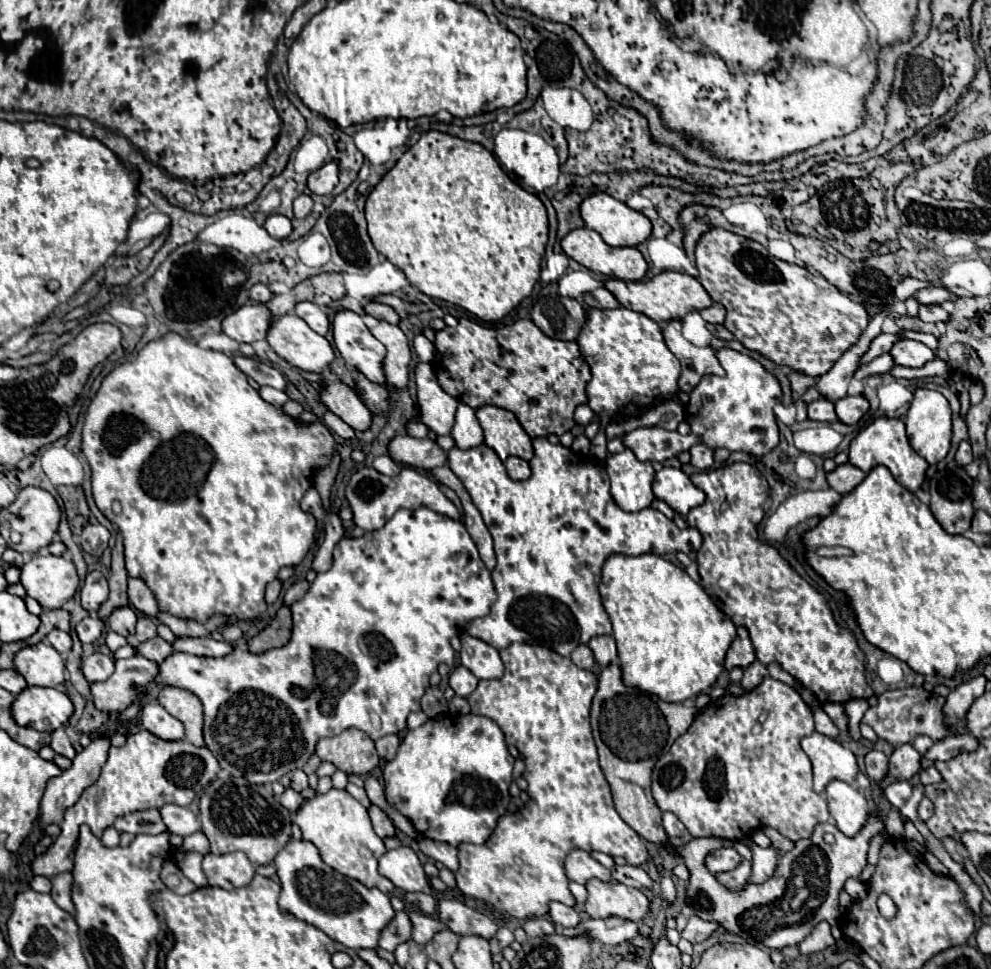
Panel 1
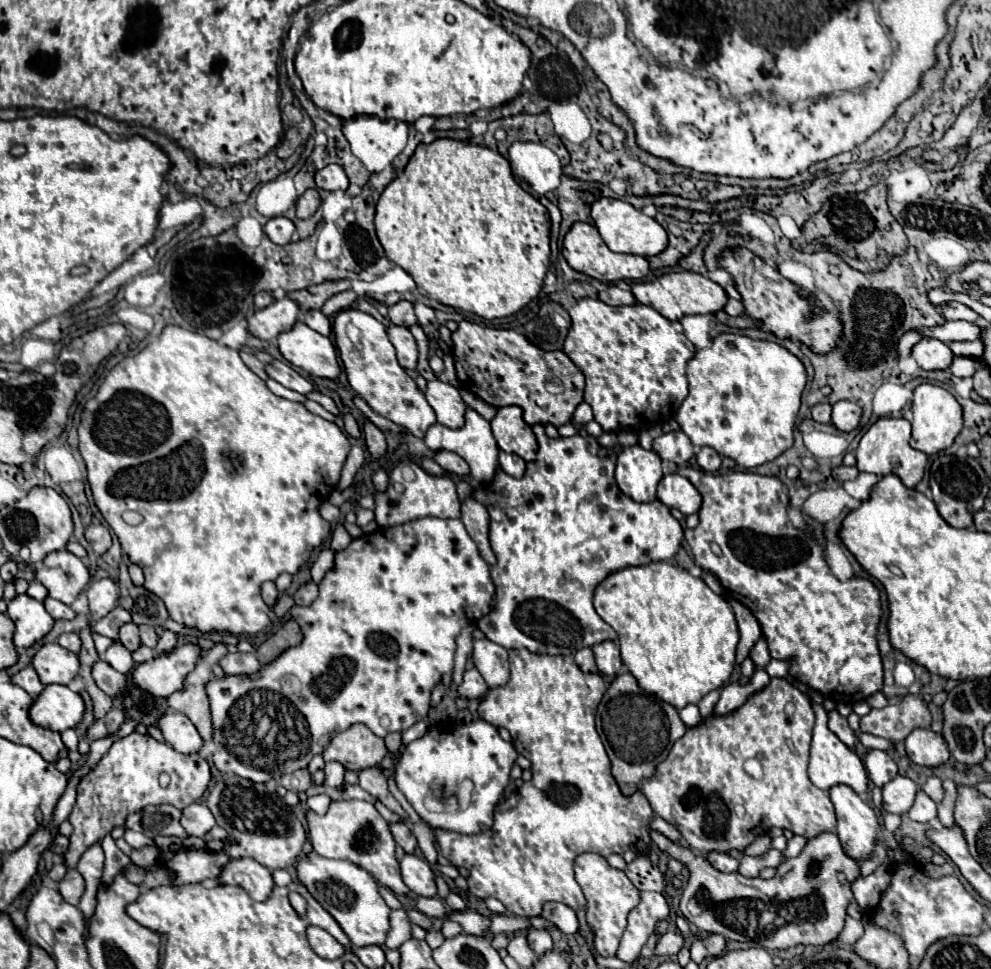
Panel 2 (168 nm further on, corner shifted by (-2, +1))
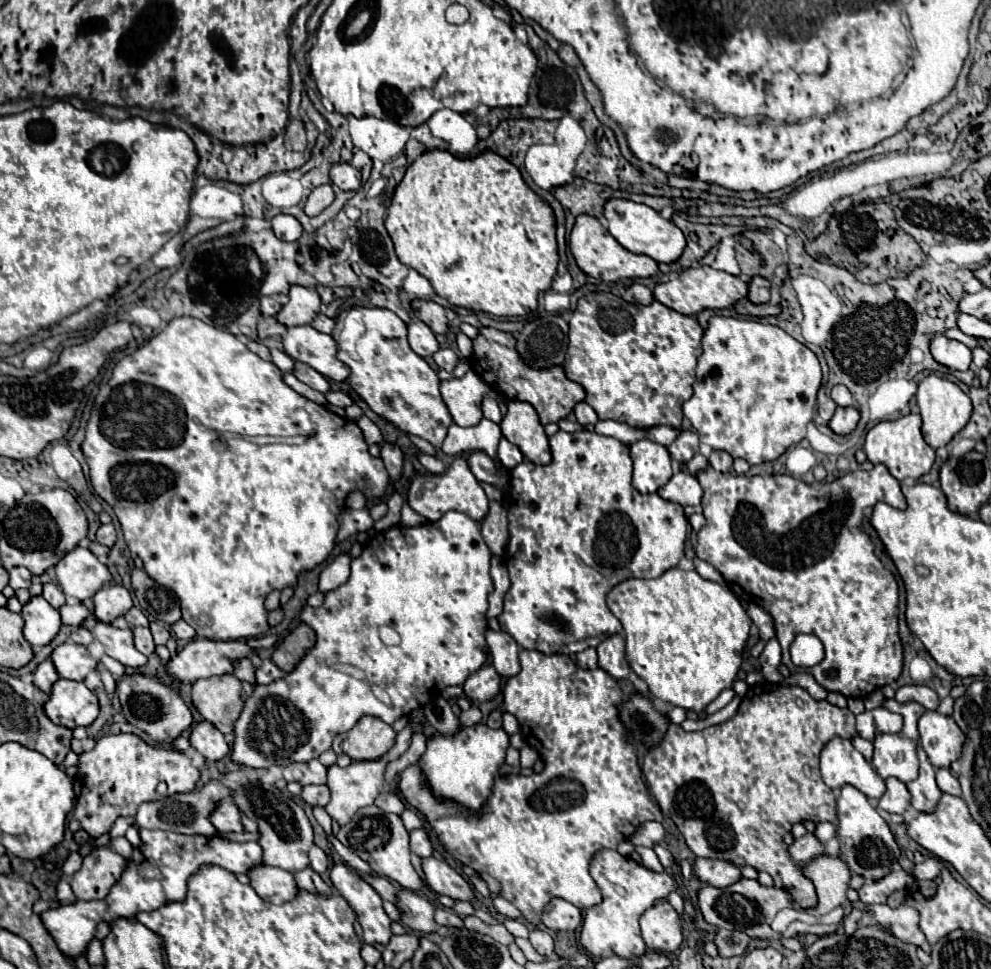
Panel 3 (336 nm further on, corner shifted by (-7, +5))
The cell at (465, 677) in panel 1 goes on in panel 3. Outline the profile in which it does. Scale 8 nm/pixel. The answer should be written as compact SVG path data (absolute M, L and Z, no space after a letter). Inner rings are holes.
M485 664L465 680L463 690L465 690L465 696L473 702L487 702L499 694L501 676L491 664Z

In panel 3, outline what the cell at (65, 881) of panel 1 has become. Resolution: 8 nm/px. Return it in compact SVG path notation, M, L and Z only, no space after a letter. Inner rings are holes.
M95 848L83 858L83 866L71 878L77 900L101 900L121 878L127 860L111 848Z

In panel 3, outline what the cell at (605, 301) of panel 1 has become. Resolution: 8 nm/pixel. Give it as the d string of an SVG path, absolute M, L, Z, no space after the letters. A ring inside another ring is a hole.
M633 284L633 286L629 286L623 298L629 300L629 302L637 302L637 304L651 304L651 302L655 300L655 298L653 298L653 292L651 292L647 286L643 286L643 284Z

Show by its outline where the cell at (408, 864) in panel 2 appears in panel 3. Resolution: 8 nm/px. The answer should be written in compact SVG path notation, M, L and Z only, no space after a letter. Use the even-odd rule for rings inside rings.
M425 858L423 860L423 870L425 870L427 884L437 894L445 894L445 896L453 898L455 902L457 900L471 902L475 898L475 892L473 892L473 886L469 884L469 880L463 878L457 870L453 870L445 860Z

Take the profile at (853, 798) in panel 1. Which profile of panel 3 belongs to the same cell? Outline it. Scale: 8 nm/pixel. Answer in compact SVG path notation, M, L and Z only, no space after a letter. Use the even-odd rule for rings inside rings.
M843 786L837 798L837 838L841 844L841 860L849 866L851 874L863 876L867 882L877 882L891 872L891 866L899 860L899 846L887 826L887 822L869 804L867 796L853 786Z

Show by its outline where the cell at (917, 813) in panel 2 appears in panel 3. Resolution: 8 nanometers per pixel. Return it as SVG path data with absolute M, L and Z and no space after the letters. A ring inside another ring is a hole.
M917 748L919 752L919 776L907 784L907 790L911 794L911 806L919 812L933 812L933 808L937 806L937 800L941 798L941 790L935 782L935 768L929 762L927 754L923 752L923 748Z

